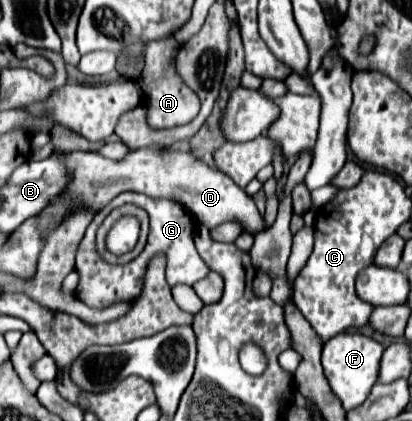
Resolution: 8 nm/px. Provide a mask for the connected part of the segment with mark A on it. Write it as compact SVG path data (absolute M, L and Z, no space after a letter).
M174 38L152 40L144 48L146 56L144 56L144 70L140 76L140 86L148 100L148 122L154 128L172 128L172 126L188 124L192 118L196 118L200 110L198 96L188 86L184 86L180 76L176 76L176 70L174 70L176 48L178 48L178 42Z

